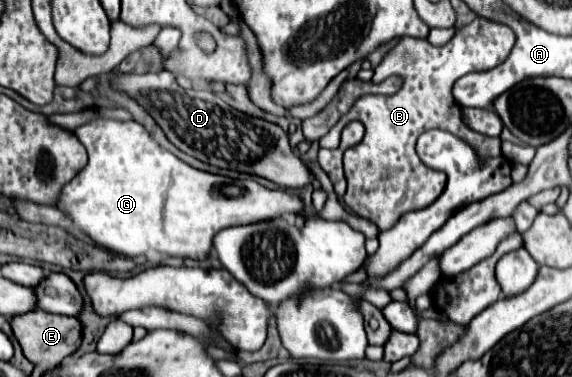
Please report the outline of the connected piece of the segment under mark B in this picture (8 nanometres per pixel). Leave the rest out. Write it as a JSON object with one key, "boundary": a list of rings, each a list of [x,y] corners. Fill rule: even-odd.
{"boundary":[[[476,17],[470,25],[460,27],[456,35],[444,45],[434,47],[426,39],[402,37],[398,45],[382,59],[374,69],[374,83],[398,75],[404,83],[394,95],[364,95],[356,105],[340,117],[328,135],[320,139],[320,147],[336,149],[340,145],[340,133],[350,121],[360,121],[366,127],[364,139],[348,147],[344,153],[344,173],[348,191],[344,203],[360,217],[378,225],[380,231],[390,229],[404,213],[424,209],[434,203],[446,185],[446,173],[428,169],[416,155],[416,139],[422,131],[442,129],[448,131],[470,147],[480,147],[480,157],[498,157],[500,139],[480,135],[468,129],[462,121],[460,105],[452,97],[452,85],[474,71],[488,71],[500,65],[512,51],[516,35],[510,27]]]}

